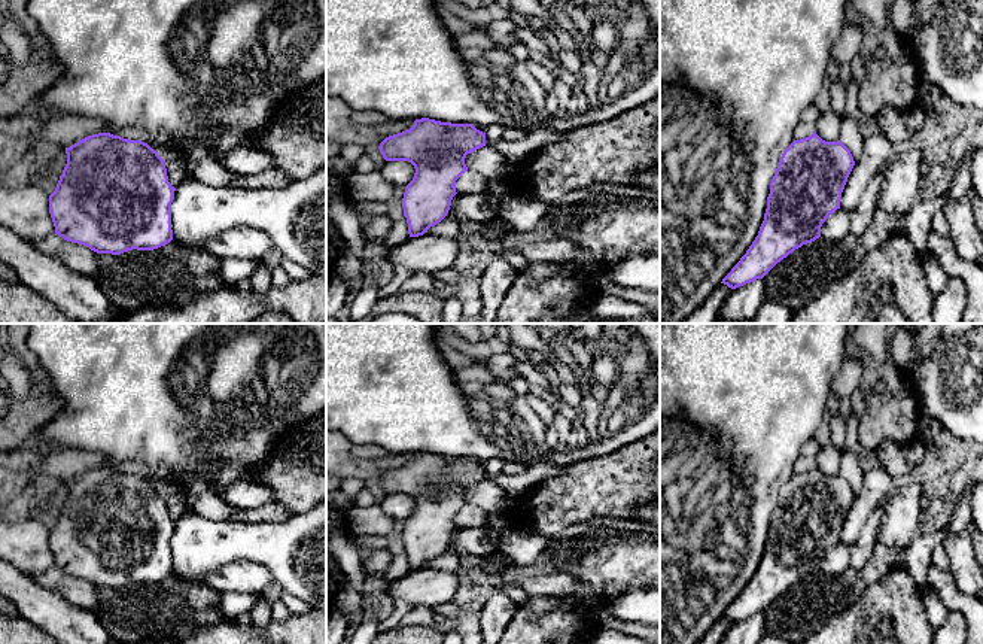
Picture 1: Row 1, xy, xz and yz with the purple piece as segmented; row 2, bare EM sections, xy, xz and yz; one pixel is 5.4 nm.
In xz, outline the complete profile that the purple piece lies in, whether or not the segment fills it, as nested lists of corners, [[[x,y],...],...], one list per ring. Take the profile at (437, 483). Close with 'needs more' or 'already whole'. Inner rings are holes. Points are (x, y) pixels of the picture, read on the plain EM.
[[[429,452],[416,453],[410,464],[380,477],[386,495],[408,495],[416,502],[402,532],[410,571],[423,569],[447,550],[456,514],[468,505],[466,489],[483,480],[486,467],[475,459]]]; already whole

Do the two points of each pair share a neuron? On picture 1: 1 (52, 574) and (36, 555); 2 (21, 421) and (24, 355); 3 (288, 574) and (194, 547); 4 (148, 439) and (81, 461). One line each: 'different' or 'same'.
1: different
2: same
3: same
4: different

